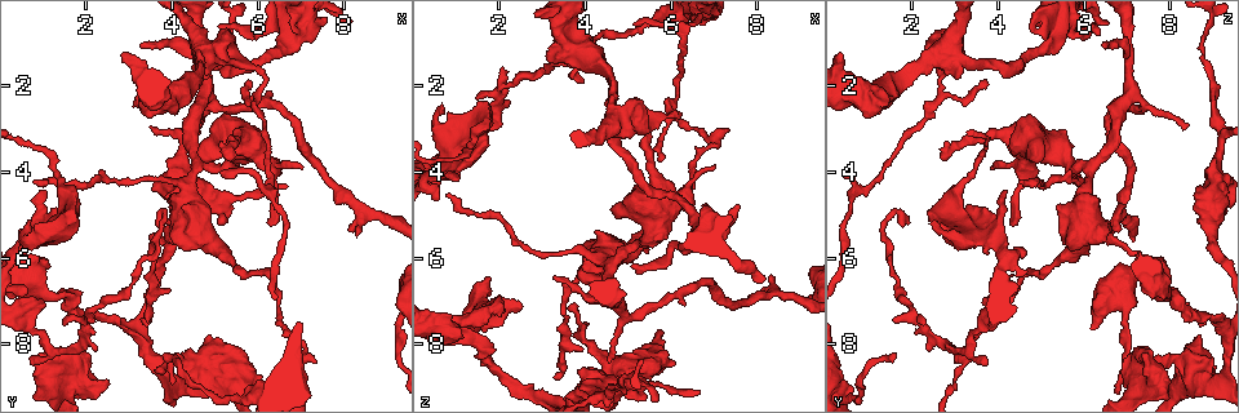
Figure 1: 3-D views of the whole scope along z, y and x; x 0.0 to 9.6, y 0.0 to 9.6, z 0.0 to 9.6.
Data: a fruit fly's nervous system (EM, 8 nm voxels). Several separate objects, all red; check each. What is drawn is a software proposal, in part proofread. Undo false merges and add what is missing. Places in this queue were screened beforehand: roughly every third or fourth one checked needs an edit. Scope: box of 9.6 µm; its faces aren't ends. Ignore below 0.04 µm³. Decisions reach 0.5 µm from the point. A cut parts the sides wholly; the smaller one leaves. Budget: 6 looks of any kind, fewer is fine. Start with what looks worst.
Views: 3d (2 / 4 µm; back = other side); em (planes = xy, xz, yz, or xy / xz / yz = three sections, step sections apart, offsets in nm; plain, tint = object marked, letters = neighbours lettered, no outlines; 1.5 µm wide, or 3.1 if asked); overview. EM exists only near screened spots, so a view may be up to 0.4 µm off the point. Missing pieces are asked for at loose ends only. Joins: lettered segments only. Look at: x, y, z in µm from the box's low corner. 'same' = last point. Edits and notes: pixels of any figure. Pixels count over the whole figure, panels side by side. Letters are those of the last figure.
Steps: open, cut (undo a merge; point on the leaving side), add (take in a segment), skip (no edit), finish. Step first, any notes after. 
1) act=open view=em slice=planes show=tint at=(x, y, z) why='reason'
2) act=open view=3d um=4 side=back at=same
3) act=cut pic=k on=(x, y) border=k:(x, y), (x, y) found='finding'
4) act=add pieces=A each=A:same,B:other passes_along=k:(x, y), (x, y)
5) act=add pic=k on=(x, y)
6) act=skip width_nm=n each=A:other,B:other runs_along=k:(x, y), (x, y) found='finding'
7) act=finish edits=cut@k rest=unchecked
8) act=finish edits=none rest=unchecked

act=open view=em slice=planes show=letters at=(2.05, 8.20, 7.30) why='branch stops here'

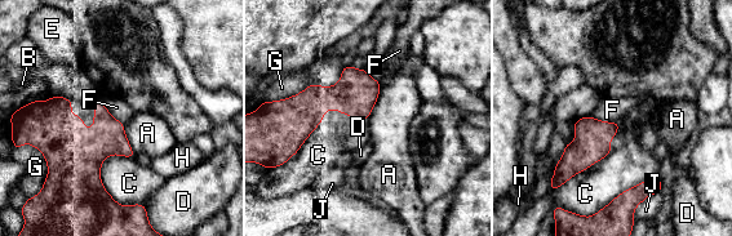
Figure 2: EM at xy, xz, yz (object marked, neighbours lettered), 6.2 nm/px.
act=skip each=A:other,B:other,C:other,D:other,E:other,F:other,G:other,H:other,J:other border=2:(100, 98), (105, 107), (123, 124) found='none of them fits'

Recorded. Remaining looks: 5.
act=open view=em slice=planes show=tint at=(4.70, 3.90, 6.05) why='looks like a crossing'

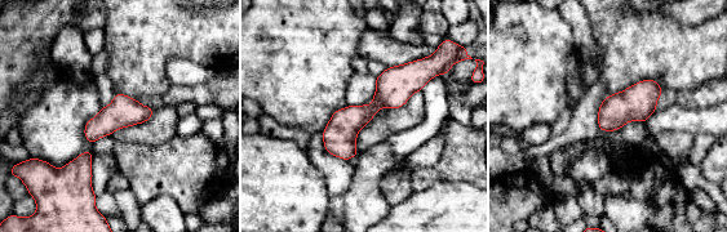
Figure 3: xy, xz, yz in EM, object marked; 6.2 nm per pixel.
act=open view=em slice=planes show=letters at=same

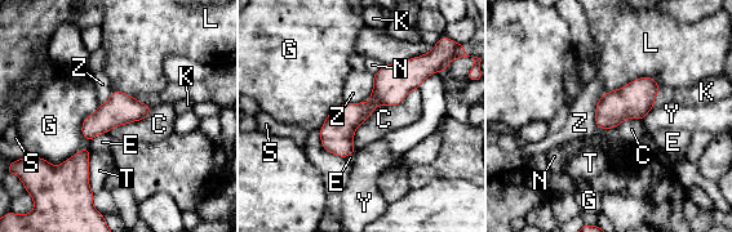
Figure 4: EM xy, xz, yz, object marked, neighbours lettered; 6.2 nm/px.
act=skip each=C:other,E:other,G:other,K:other,L:other,N:other,S:other,T:other,Y:other,Z:other found='one neuron here'

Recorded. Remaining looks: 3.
act=open view=3d um=2 at=(5.85, 1.85, 3.70) why='branch stops here'

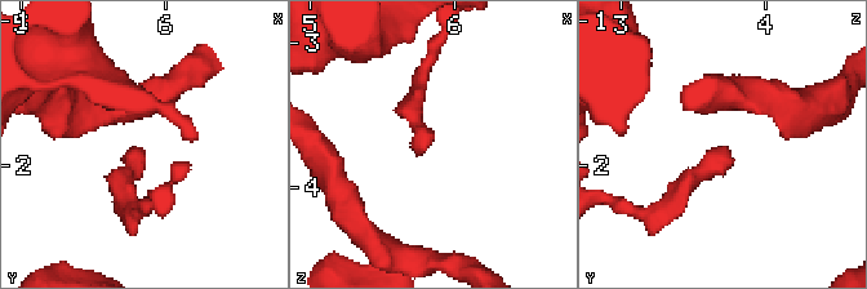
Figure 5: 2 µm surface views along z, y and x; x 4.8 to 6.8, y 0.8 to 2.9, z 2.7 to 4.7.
act=open view=em slice=xy step=4 show=tint at=(5.80, 1.86, 3.74)

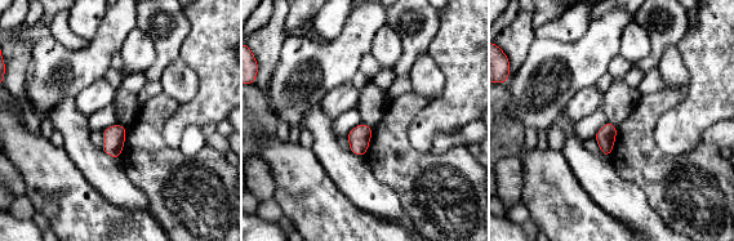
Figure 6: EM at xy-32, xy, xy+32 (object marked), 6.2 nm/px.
act=open view=em slice=planes show=letters at=same

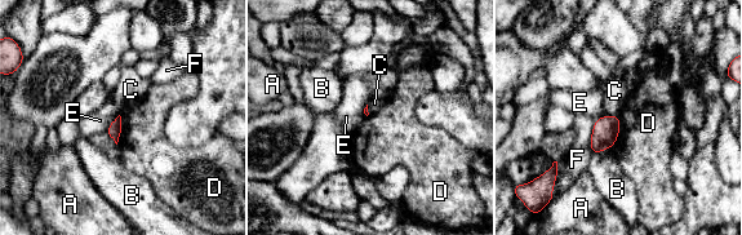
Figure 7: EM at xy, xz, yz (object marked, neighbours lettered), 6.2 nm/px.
act=skip longest_contact=D:220nm each=A:other,B:other,C:other,D:other,E:other,F:other border=7:(618, 115), (618, 137), (609, 149) found='no lettered segment goes on from it'

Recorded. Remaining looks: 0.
act=finish edits=none rest=unchecked

